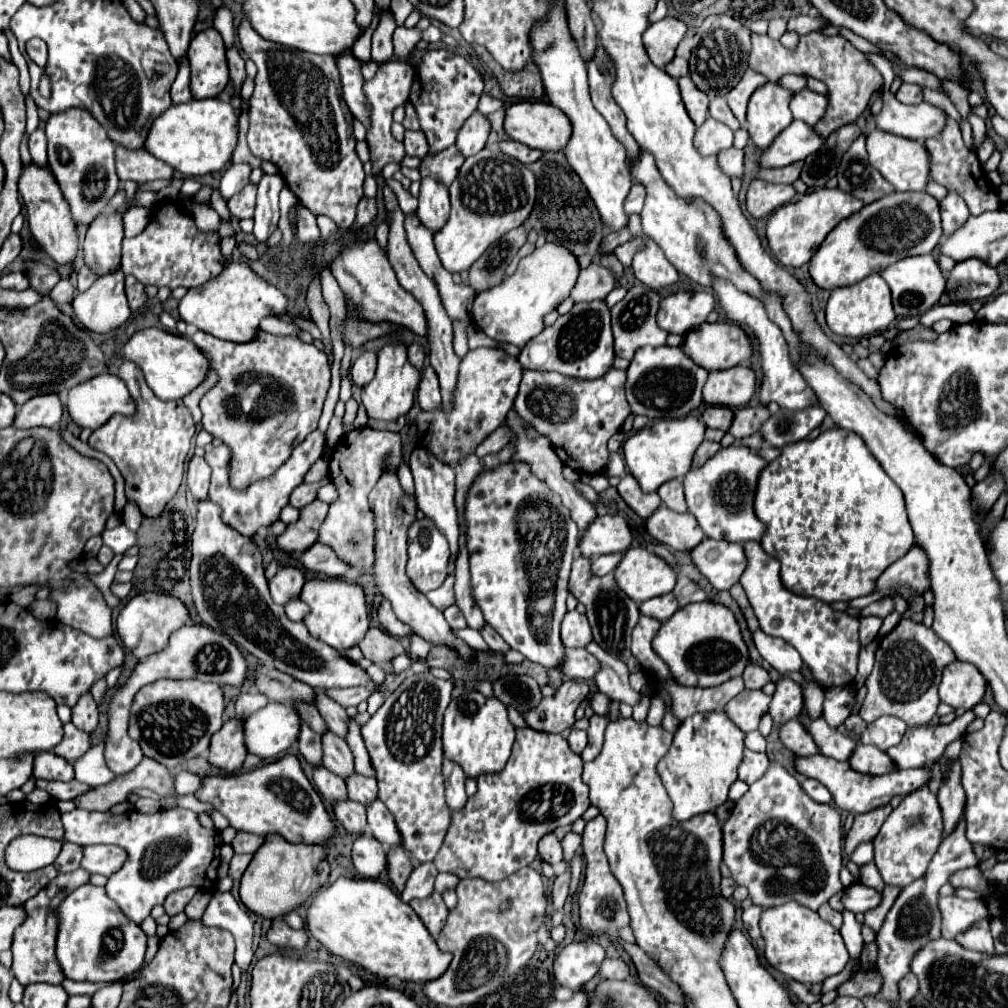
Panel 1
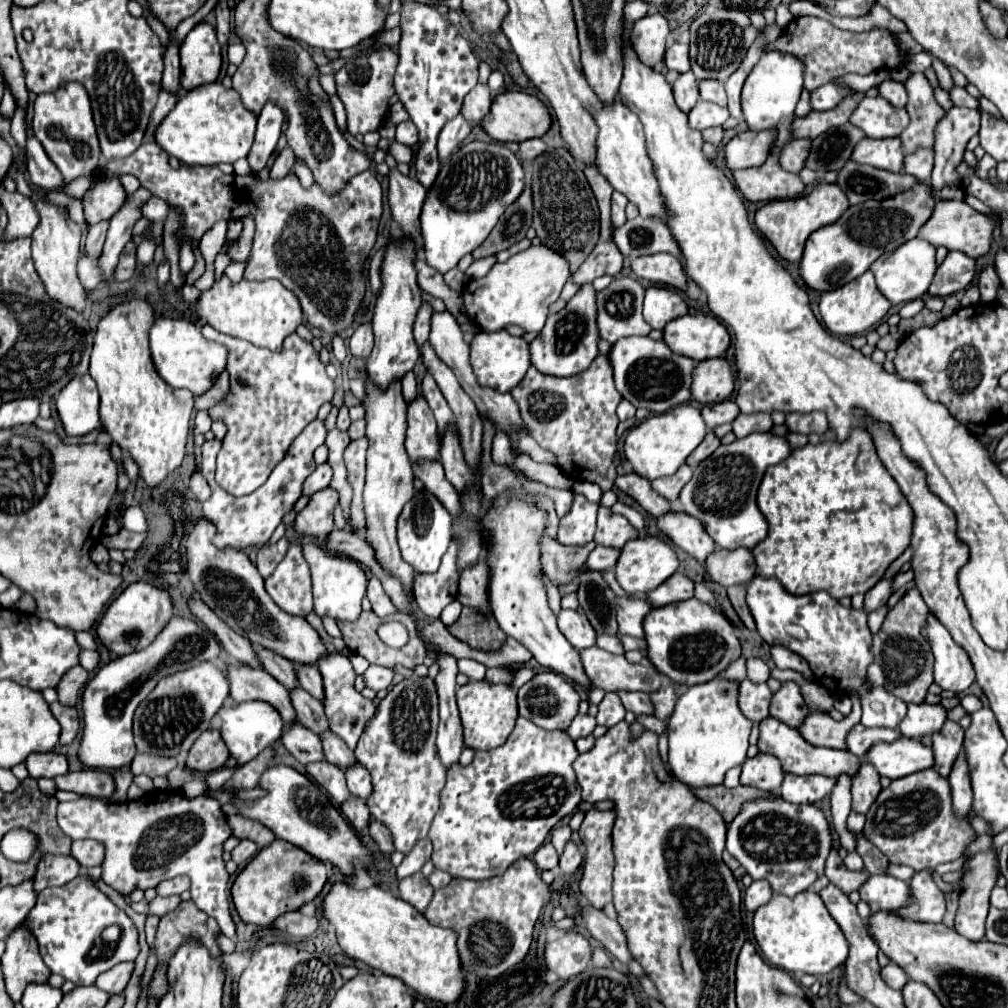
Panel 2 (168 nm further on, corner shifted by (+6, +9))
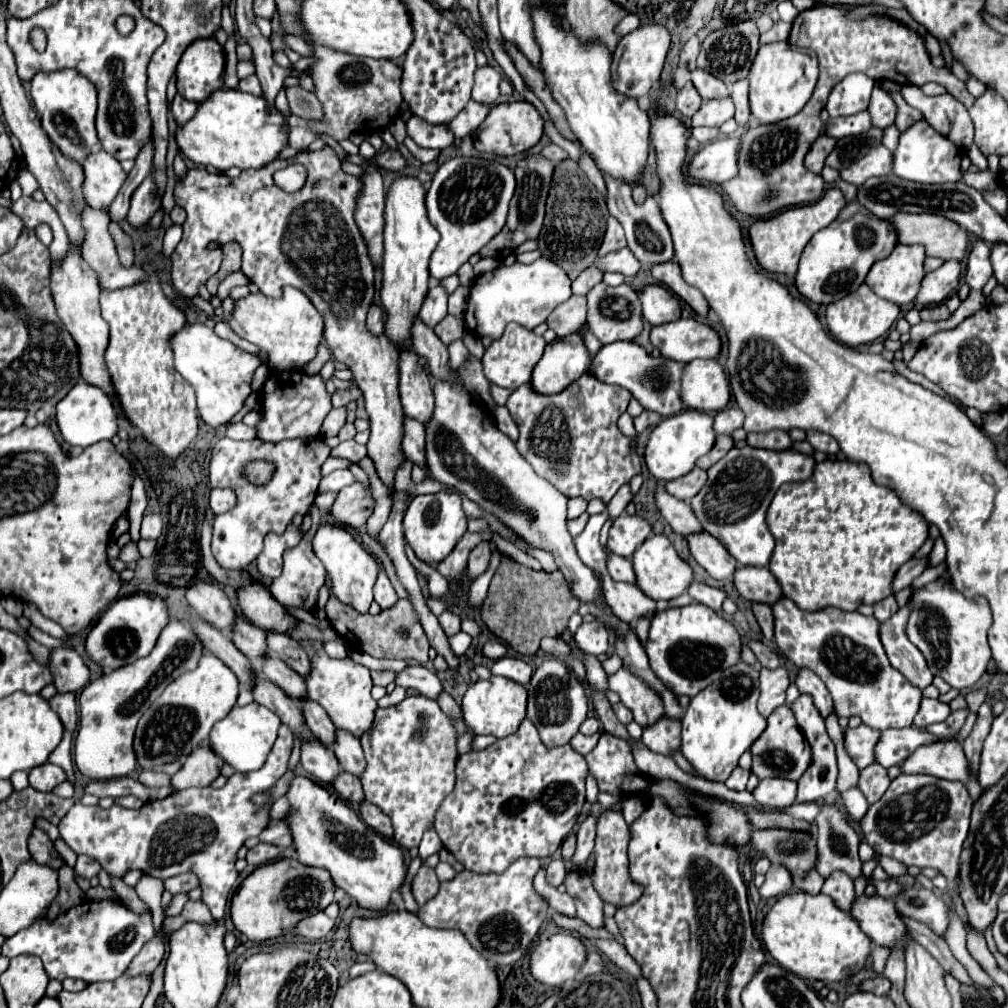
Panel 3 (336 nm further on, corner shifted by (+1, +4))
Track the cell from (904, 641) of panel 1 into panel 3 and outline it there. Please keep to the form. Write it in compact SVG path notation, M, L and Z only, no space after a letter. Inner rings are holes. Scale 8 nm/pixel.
M909 605L901 607L899 613L881 623L881 643L887 651L891 665L899 669L915 687L925 689L933 681L933 675L921 651L905 635L907 615L909 615Z

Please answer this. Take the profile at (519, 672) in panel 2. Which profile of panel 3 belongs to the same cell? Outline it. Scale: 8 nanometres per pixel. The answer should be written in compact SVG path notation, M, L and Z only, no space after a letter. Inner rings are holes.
M503 657L503 659L497 659L497 661L493 663L491 673L493 673L493 675L505 675L505 677L517 681L517 683L521 681L521 683L527 685L529 679L531 679L531 675L533 675L533 669L531 669L531 665L527 665L527 663L521 661L521 659Z

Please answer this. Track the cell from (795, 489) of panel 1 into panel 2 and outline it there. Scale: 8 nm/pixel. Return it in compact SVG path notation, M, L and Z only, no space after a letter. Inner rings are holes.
M862 428L850 430L844 442L806 444L790 456L770 466L758 488L758 508L768 520L768 536L754 546L754 558L762 576L776 576L790 594L810 594L824 590L832 598L866 594L886 568L910 546L912 508L894 478L880 462L870 434Z

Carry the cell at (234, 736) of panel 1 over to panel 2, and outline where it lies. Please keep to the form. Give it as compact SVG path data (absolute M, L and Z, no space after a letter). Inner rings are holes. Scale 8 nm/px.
M208 728L202 732L202 736L198 736L194 746L190 748L190 754L186 758L186 766L192 770L212 772L212 770L222 768L228 758L230 758L230 752L222 740L220 730Z

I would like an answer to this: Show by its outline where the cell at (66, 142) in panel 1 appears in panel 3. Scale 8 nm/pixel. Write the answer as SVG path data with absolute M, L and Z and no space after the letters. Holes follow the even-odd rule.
M61 69L51 73L37 73L31 79L31 97L37 113L41 115L41 125L49 139L71 159L83 163L83 159L97 147L95 113L97 113L97 91L95 85L79 75L75 69Z

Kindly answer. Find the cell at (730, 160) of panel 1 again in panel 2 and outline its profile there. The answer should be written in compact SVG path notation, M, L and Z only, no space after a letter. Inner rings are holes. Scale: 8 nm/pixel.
M708 128L706 132L702 132L704 140L714 144L714 146L720 146L722 144L722 138L724 138L724 128Z

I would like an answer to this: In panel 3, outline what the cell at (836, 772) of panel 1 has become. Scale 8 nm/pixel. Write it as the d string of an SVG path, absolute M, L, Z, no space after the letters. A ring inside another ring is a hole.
M781 705L777 707L769 719L767 719L767 729L763 731L763 735L751 745L751 755L753 755L753 765L751 771L759 777L759 779L771 779L771 777L781 777L781 779L791 779L797 781L805 769L811 765L811 749L807 739L803 737L793 711L789 705Z

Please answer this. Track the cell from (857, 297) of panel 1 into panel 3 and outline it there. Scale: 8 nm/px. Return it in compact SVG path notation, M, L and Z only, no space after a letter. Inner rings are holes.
M865 283L849 293L845 299L839 299L837 303L831 303L827 305L827 327L829 327L829 333L849 345L849 347L857 347L857 345L867 345L867 343L873 343L875 339L887 335L887 331L891 329L891 325L897 321L899 317L899 305L887 301L887 299L881 299L877 297Z

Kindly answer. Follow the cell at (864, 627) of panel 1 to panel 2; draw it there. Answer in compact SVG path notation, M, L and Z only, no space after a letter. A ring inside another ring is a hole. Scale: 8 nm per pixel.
M880 580L872 590L866 592L864 608L862 608L866 614L870 614L870 612L882 608L882 606L888 602L888 598L890 598L890 594L892 594L890 584L892 584L892 580Z

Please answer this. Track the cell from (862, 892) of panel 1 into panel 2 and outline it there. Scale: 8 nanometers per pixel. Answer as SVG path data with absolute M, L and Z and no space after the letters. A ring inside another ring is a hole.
M870 876L860 888L860 900L864 900L872 912L880 910L896 910L906 906L910 900L908 882L896 880L892 876Z

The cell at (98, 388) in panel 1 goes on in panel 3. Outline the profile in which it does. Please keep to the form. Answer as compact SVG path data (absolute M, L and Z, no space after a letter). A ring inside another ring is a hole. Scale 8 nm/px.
M77 383L77 387L73 387L59 403L57 403L57 427L61 431L63 441L67 441L69 445L77 445L77 447L89 447L97 441L103 439L111 439L119 425L117 425L117 413L113 407L111 397L99 389L93 387L89 383Z

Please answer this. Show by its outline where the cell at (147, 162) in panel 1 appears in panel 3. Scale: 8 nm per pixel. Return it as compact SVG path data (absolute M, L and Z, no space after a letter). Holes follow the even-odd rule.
M331 147L299 153L289 159L277 159L271 163L271 167L263 167L259 171L241 171L239 177L231 179L227 175L213 175L205 169L191 169L183 181L175 187L175 201L177 205L185 207L187 219L183 223L183 239L171 253L173 261L173 287L183 297L199 297L199 287L209 281L219 271L222 263L222 247L225 243L237 241L243 249L243 267L241 271L245 277L259 285L261 293L269 297L281 297L283 287L291 285L301 289L317 307L317 311L325 319L325 341L333 351L335 361L347 363L347 367L353 371L353 379L357 381L359 389L363 391L367 413L371 419L371 437L367 443L369 457L375 463L375 469L383 483L387 483L389 489L393 489L393 473L403 463L403 407L399 401L399 351L395 349L395 343L383 333L373 335L365 327L367 309L373 301L373 281L375 281L375 269L367 255L367 245L363 243L363 237L359 235L359 229L353 219L355 199L361 189L361 181L353 175L343 173L341 161L337 159L335 151ZM287 163L301 163L307 167L309 177L301 191L289 195L277 185L267 185L267 181L273 181L273 173L277 169L283 169ZM217 241L219 247L213 251L209 249L209 243Z

